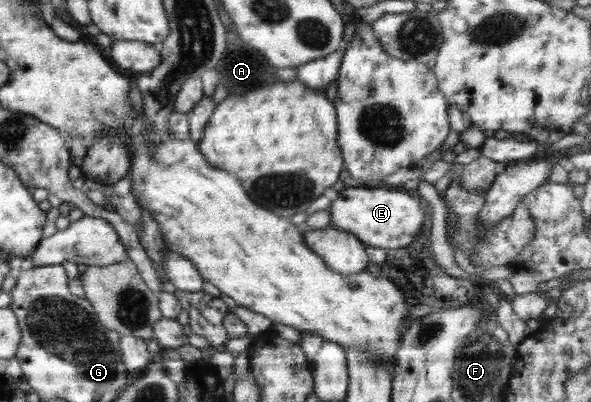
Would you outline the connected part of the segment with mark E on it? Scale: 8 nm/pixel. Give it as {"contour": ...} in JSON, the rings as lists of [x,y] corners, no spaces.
{"contour":[[[402,187],[349,188],[331,202],[329,209],[331,222],[328,226],[353,233],[364,244],[386,249],[405,248],[413,244],[417,236],[421,236],[427,220],[427,208],[423,208],[419,199]]]}

